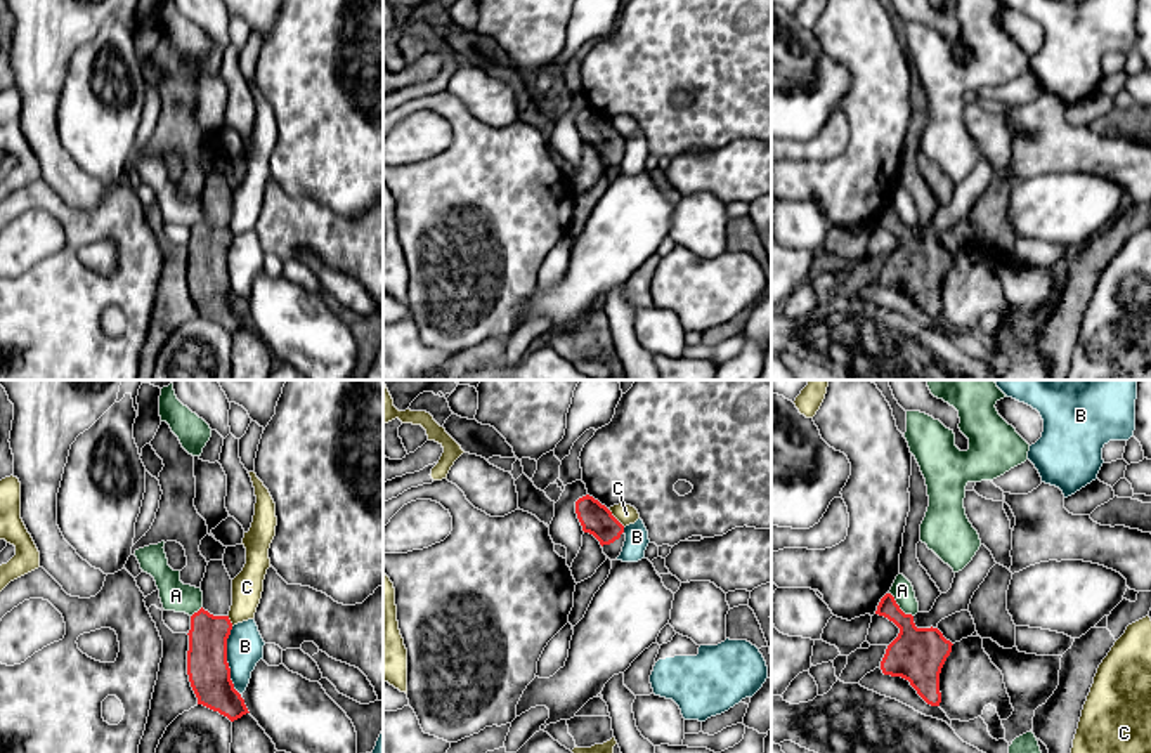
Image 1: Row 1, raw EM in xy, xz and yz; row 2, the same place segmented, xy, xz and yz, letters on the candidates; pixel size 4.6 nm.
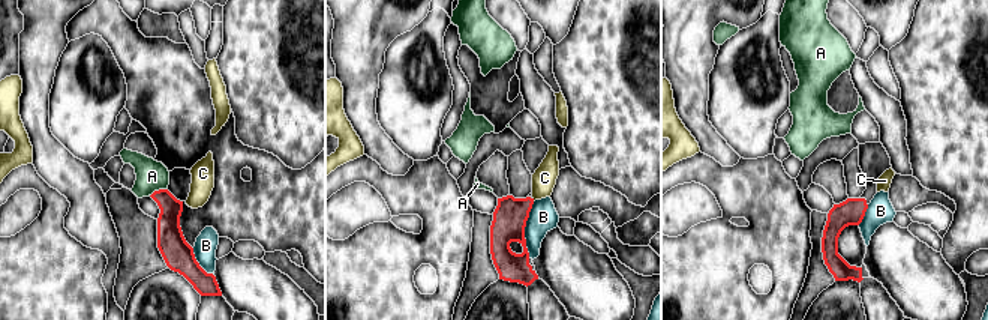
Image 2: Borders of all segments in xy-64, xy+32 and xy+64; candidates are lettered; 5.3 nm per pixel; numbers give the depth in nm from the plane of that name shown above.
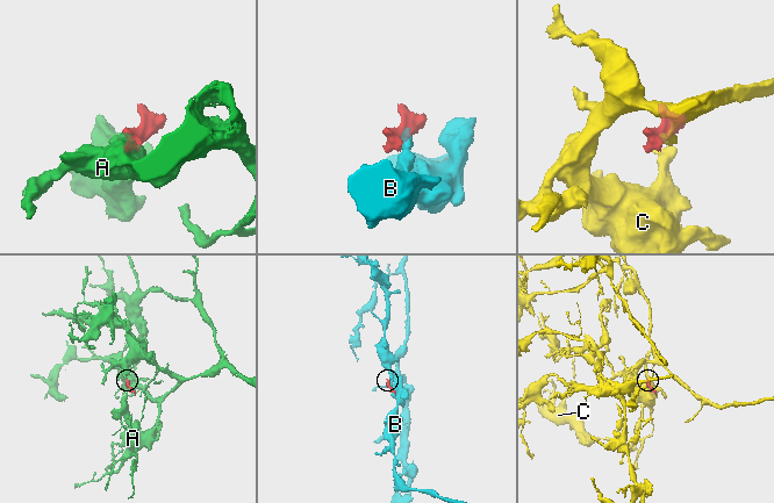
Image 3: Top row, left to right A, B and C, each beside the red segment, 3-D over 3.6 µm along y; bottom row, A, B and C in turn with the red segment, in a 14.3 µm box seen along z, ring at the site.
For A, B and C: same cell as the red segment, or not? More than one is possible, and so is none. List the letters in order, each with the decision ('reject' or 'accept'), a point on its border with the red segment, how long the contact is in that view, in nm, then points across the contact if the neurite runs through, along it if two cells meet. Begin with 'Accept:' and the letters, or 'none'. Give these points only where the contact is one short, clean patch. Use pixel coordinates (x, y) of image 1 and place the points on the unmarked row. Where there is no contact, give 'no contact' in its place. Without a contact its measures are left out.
Accept: none
A: reject; contact yz (898, 217); length 160 nm; border yz (890, 203), (895, 214), (912, 228)
B: reject; contact xy (226, 273); length 320 nm; border xy (231, 238), (227, 250), (229, 290), (241, 306)
C: reject; contact xz (616, 130); length 110 nm; border xz (609, 122), (624, 137)

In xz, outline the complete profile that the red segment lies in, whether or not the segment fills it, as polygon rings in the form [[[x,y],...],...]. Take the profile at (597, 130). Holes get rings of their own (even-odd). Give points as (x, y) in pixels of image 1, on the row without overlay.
[[[586,106],[576,113],[576,125],[582,142],[593,146],[600,153],[603,165],[610,172],[617,172],[626,146],[624,137],[612,127],[612,123],[598,111]]]

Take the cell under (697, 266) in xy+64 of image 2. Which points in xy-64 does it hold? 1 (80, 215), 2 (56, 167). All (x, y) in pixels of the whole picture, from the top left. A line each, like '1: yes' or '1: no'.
1: no
2: no

